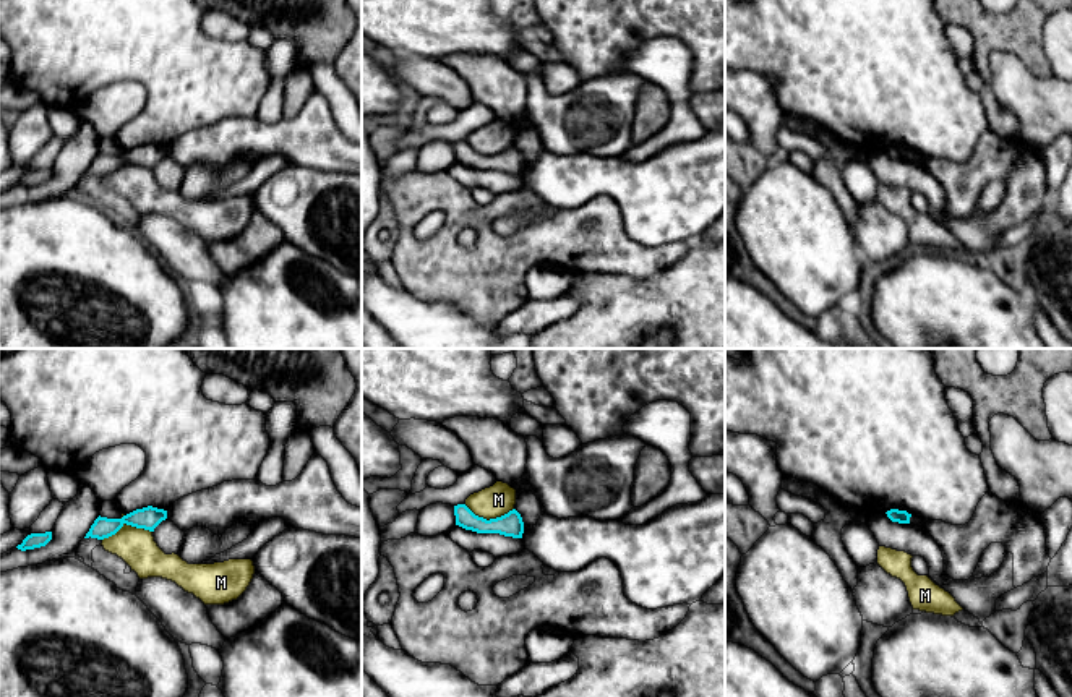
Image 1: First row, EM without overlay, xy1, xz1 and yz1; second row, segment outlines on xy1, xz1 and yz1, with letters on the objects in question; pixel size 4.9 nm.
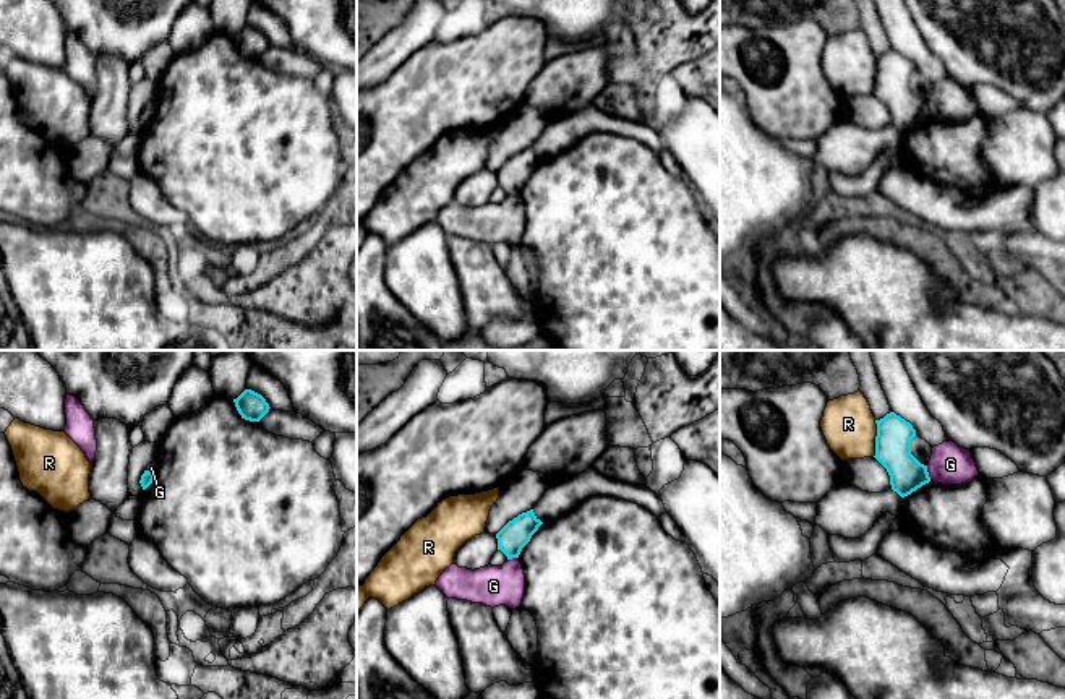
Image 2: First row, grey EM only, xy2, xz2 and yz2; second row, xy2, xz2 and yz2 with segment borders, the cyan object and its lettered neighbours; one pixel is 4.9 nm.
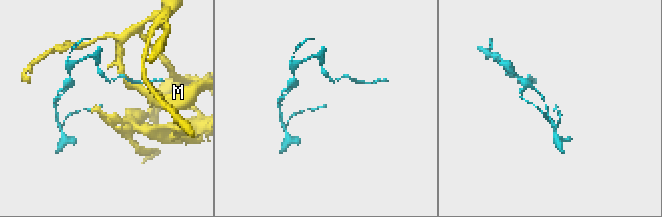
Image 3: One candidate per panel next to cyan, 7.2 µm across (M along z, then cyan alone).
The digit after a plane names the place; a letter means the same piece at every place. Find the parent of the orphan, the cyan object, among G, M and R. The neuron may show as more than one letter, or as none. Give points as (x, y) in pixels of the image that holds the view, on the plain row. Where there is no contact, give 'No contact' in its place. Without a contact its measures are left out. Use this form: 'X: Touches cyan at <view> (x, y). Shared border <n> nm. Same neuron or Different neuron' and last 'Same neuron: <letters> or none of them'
G: Touches cyan at yz2 (928, 109). Shared border 80 nm. Different neuron
M: Touches cyan at xy1 (127, 161). Shared border 260 nm. Same neuron
R: Touches cyan at yz2 (876, 75). Shared border 180 nm. Different neuron
Same neuron: M

